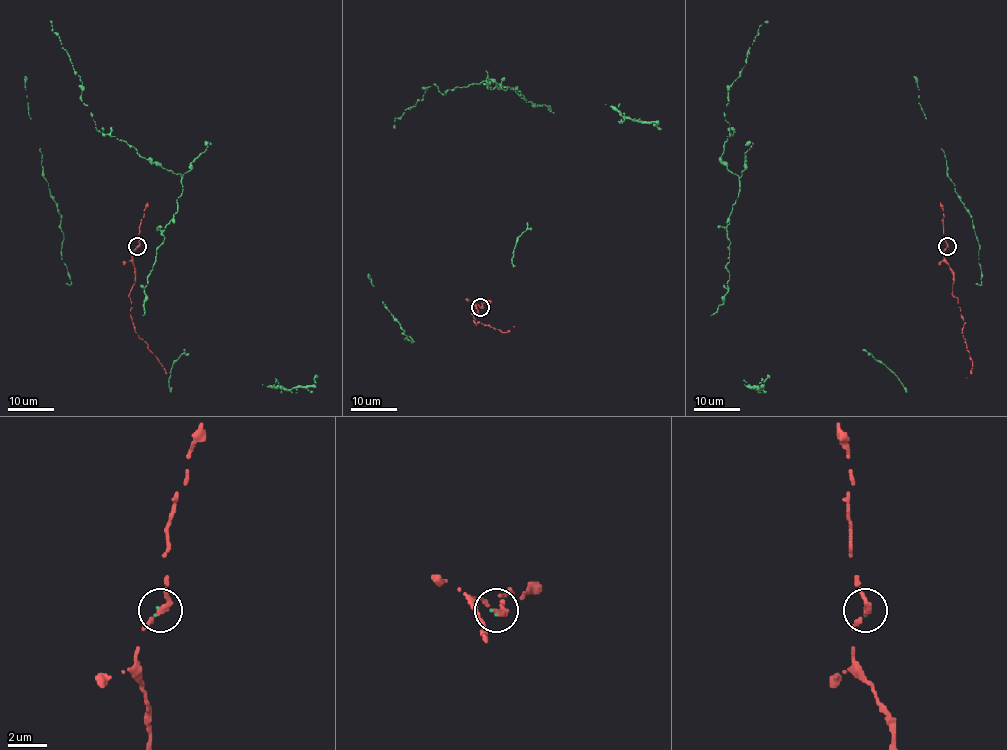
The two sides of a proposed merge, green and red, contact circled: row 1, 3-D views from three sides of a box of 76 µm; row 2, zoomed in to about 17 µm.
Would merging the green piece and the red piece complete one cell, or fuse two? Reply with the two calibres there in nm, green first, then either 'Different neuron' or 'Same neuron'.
Thickness 130 nm (green) against 260 nm. Same neuron

